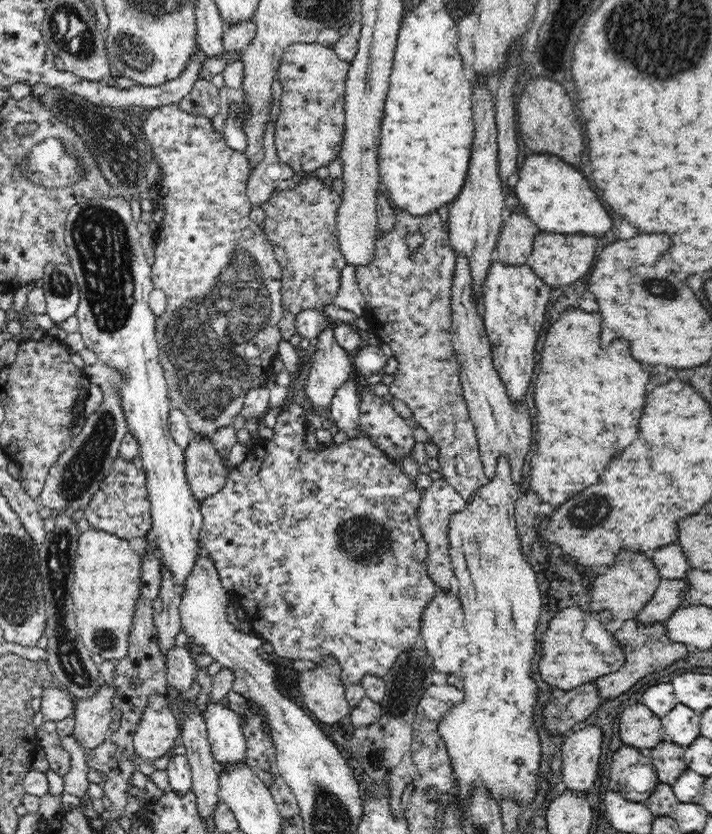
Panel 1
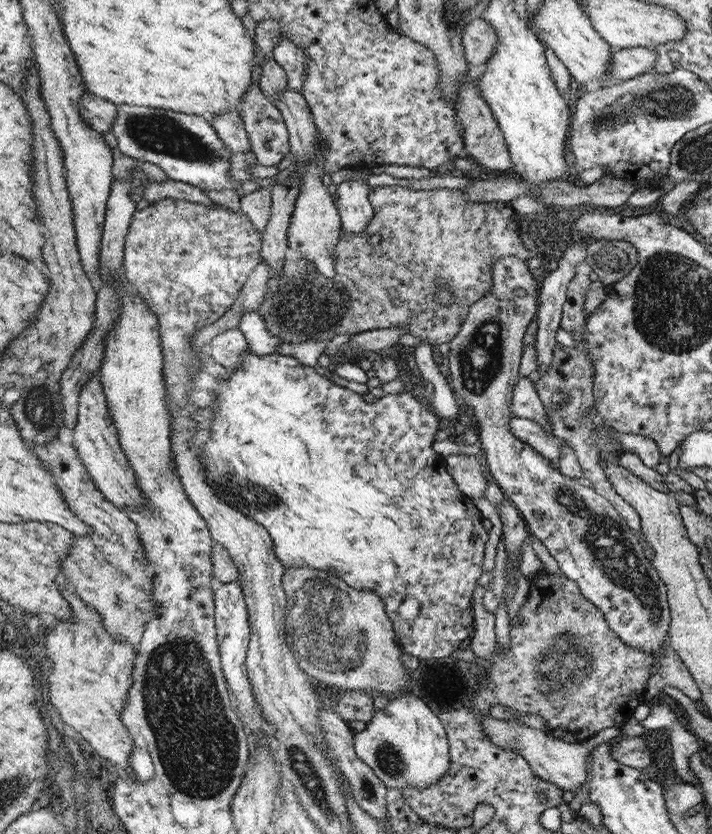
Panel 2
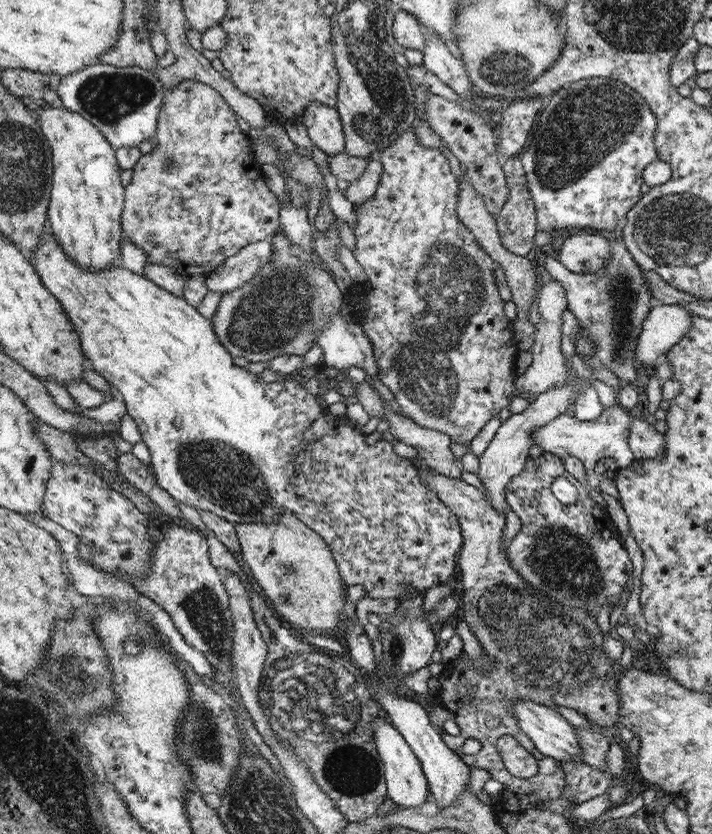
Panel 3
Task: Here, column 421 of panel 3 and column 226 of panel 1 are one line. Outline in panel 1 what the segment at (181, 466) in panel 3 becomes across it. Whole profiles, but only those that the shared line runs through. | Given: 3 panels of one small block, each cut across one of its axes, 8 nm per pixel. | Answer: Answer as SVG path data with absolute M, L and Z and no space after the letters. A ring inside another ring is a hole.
M290 400L276 418L274 436L270 440L252 446L240 466L229 466L224 488L218 494L208 496L200 504L203 523L199 532L199 546L218 569L224 588L235 602L244 608L245 620L251 626L251 633L264 642L271 643L273 652L282 658L312 660L318 664L328 655L334 657L341 668L342 684L348 686L360 683L365 674L382 678L400 653L405 653L421 642L421 614L430 599L438 592L438 588L427 571L429 546L417 519L422 490L417 488L414 479L364 434L358 436L356 440L352 438L339 445L336 443L332 446L321 445L318 449L311 450L306 444L306 422L306 407L298 406Z

